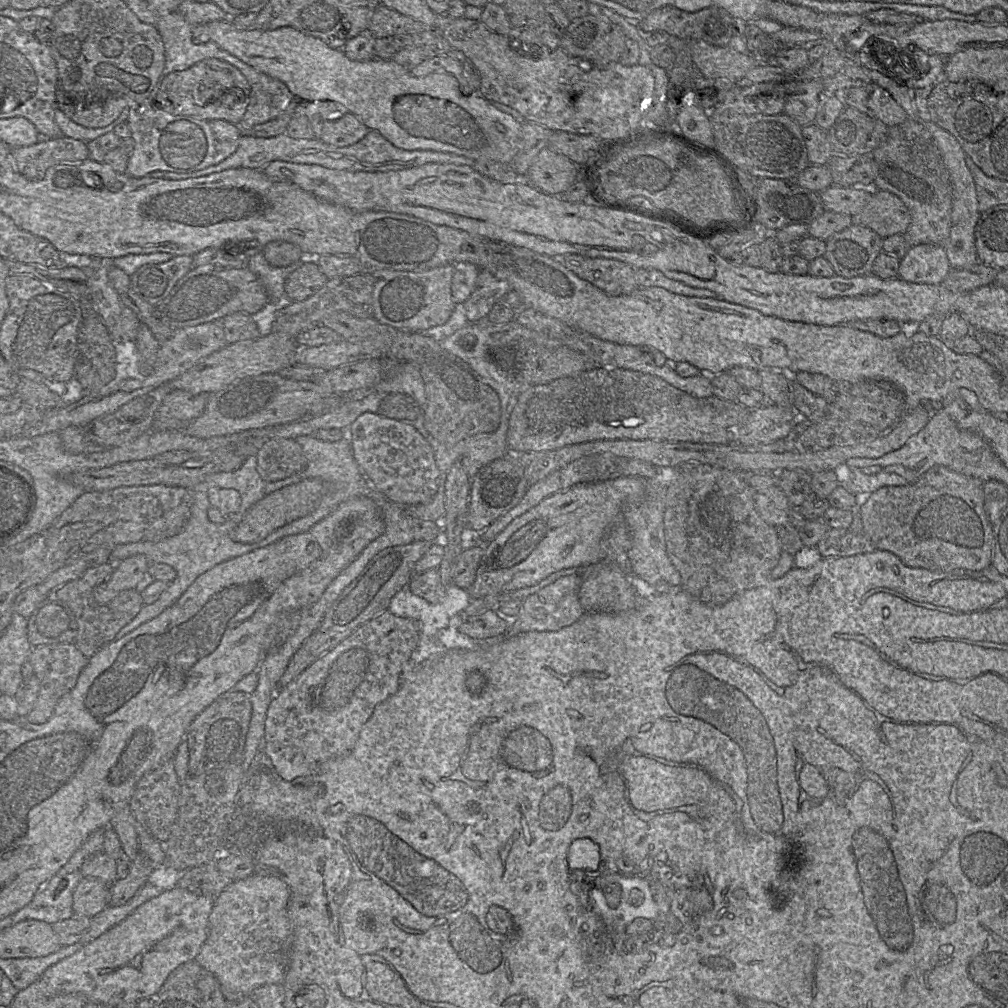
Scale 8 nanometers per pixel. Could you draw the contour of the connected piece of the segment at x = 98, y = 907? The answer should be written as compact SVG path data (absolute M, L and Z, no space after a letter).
M85 877L75 888L73 910L75 917L92 918L109 905L110 887L102 880Z

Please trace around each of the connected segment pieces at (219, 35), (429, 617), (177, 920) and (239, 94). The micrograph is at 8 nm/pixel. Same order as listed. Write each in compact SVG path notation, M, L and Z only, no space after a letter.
M231 20L213 21L193 27L195 43L215 42L220 48L272 78L283 82L301 103L335 101L346 107L369 130L378 131L394 146L404 150L431 150L453 153L473 160L487 159L511 164L520 148L521 123L500 111L478 92L464 95L457 79L449 73L434 72L416 77L392 59L353 61L342 49L333 49L321 39L292 27L275 30L237 28Z
M450 585L446 591L445 598L439 603L430 603L425 599L413 594L409 587L404 587L390 601L389 612L402 618L410 618L419 624L419 645L412 655L412 663L420 664L432 656L449 650L474 650L480 642L457 628L461 623L462 615L477 615L488 610L498 613L500 607L498 596L488 596L485 599L472 598L466 589Z
M178 886L164 890L71 956L48 967L39 978L42 991L53 995L79 994L86 997L88 1001L109 1006L154 997L174 969L183 963L195 960L200 952L208 937L209 916L214 900L214 897L196 894Z
M210 58L183 71L166 75L155 95L155 104L172 115L186 115L204 120L225 120L238 125L250 101L251 87L245 76L231 64Z

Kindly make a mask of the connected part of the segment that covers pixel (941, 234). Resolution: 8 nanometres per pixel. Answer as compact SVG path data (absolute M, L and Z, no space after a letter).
M908 117L903 123L889 127L886 140L879 142L871 156L876 164L873 190L885 190L895 194L909 210L911 223L904 233L908 243L911 246L934 244L945 249L951 226L952 183L949 171L931 133L918 119Z

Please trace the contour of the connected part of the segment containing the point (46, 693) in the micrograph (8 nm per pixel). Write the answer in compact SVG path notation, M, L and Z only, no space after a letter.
M58 643L33 648L29 661L40 684L37 701L25 719L33 724L43 724L53 715L58 701L76 685L79 675L87 665L89 658L85 657L75 643Z

